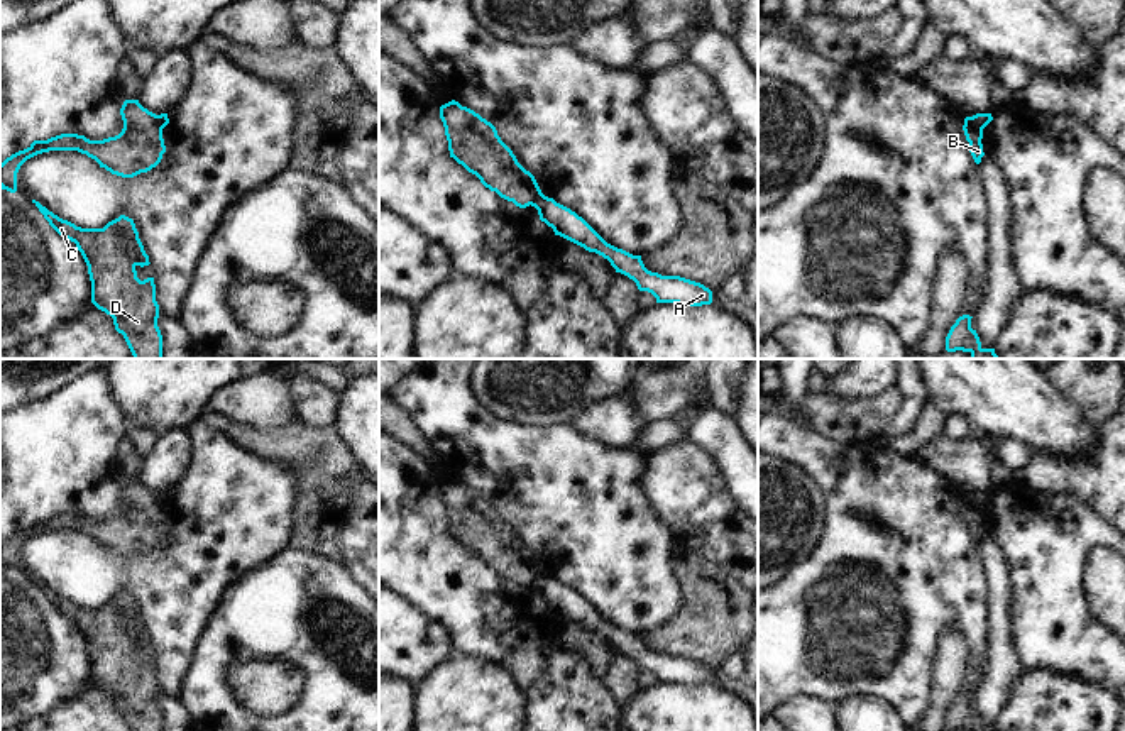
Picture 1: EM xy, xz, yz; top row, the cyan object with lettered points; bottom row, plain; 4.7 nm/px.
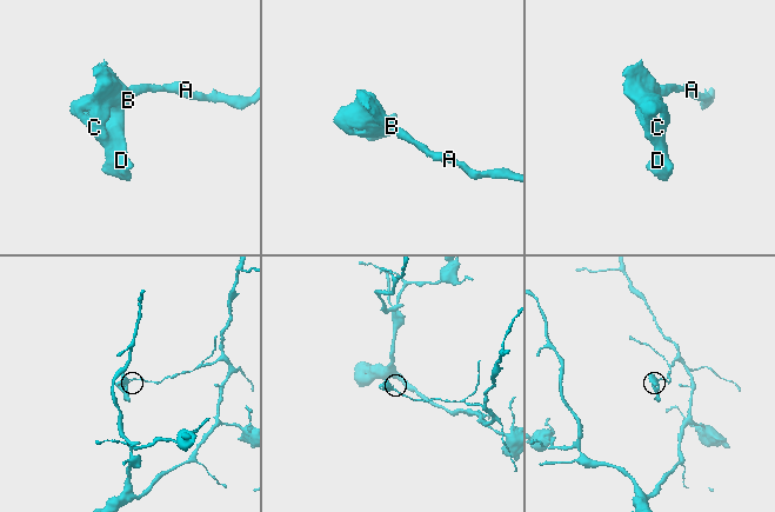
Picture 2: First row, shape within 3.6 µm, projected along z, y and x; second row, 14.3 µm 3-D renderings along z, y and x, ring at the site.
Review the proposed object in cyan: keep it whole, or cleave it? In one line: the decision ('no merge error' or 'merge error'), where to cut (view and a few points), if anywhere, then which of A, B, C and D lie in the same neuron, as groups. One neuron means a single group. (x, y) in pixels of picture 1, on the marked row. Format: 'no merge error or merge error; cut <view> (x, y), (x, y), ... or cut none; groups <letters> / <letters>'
merge error; cut yz (971, 117), (982, 132); groups A / B C D

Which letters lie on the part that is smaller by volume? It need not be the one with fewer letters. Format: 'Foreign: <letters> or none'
Foreign: B, C, D

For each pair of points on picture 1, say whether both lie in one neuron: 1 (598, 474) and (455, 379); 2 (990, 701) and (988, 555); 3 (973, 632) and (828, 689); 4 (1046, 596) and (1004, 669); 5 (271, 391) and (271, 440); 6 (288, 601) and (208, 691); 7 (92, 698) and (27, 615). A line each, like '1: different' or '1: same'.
1: same
2: same
3: same
4: different
5: different
6: same
7: different

